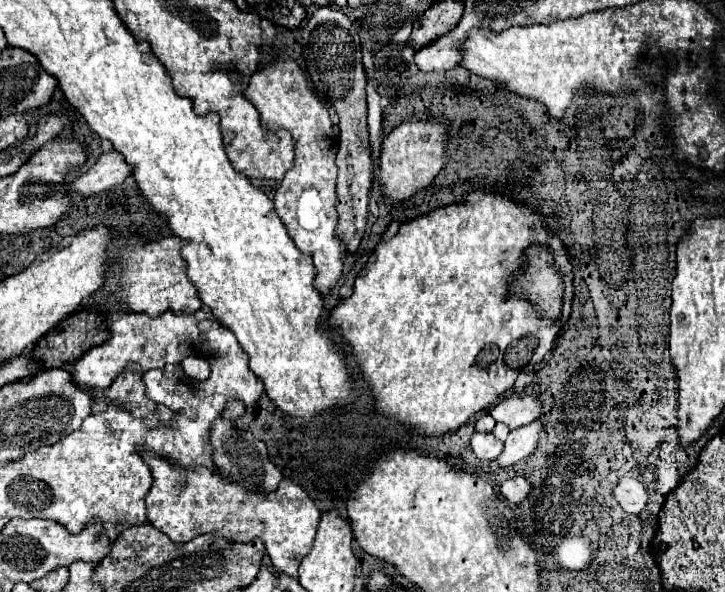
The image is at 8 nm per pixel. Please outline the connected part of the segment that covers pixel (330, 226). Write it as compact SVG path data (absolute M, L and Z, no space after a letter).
M279 57L275 63L265 65L257 71L249 83L247 97L253 101L255 109L261 115L261 123L269 125L271 131L283 129L289 131L295 141L295 163L285 173L279 189L275 193L275 209L289 229L297 247L305 249L313 257L315 265L315 287L321 295L327 295L329 289L339 281L343 261L341 261L341 241L335 235L337 229L337 145L327 141L333 131L327 107L317 97L307 75L301 67L289 59Z

